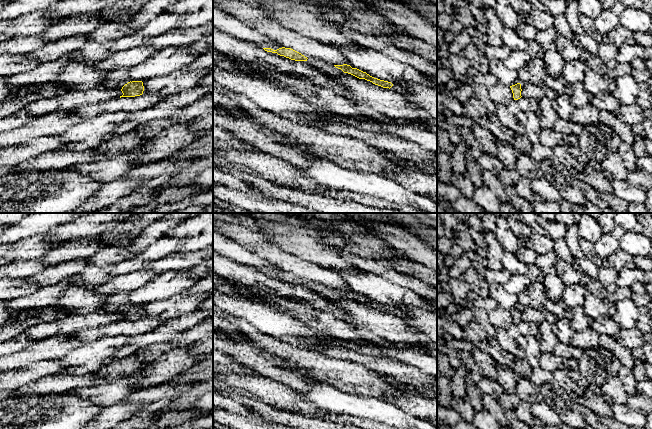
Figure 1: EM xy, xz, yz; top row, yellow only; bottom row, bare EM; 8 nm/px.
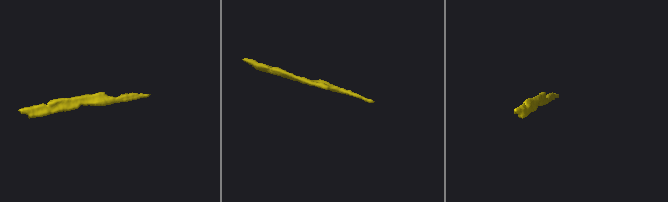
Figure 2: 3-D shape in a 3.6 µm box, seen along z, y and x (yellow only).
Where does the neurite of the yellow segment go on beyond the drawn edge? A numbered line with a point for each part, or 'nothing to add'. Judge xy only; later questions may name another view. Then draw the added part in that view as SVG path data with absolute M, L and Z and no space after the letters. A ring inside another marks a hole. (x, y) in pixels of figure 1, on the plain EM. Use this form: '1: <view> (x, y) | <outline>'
1: xy (115, 302) | M121 292L117 295L110 296L100 310L107 312L116 312L120 308L130 306L127 292Z

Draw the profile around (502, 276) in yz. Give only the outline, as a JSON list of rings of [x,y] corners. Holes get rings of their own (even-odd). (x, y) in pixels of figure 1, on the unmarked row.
[[[488,267],[479,271],[481,278],[485,279],[489,284],[501,284],[504,285],[511,277],[511,274],[506,269],[494,271]]]

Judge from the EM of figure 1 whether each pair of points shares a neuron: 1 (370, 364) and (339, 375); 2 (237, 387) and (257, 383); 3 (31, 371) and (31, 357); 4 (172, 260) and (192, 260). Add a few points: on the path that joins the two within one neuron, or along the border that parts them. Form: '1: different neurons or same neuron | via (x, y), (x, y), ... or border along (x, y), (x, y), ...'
1: different neurons | border along (342, 360), (360, 363), (385, 378)
2: same neuron | via (242, 386), (252, 386)
3: different neurons | border along (50, 360), (40, 360), (28, 366), (10, 370)
4: same neuron | via (177, 260), (187, 260)

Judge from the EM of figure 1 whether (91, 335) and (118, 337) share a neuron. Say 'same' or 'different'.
same

